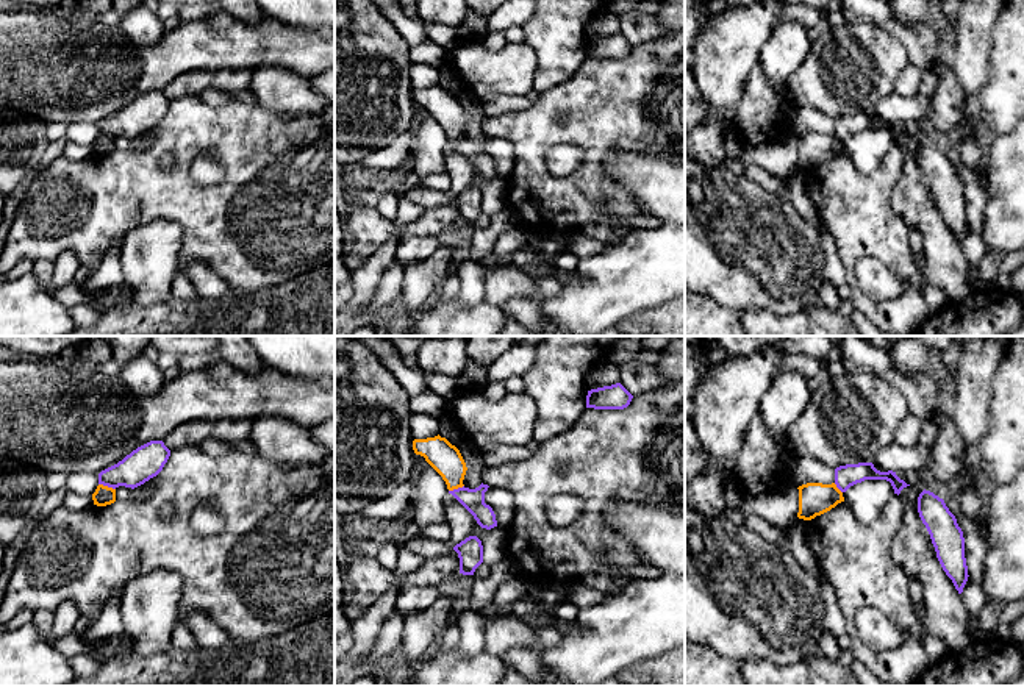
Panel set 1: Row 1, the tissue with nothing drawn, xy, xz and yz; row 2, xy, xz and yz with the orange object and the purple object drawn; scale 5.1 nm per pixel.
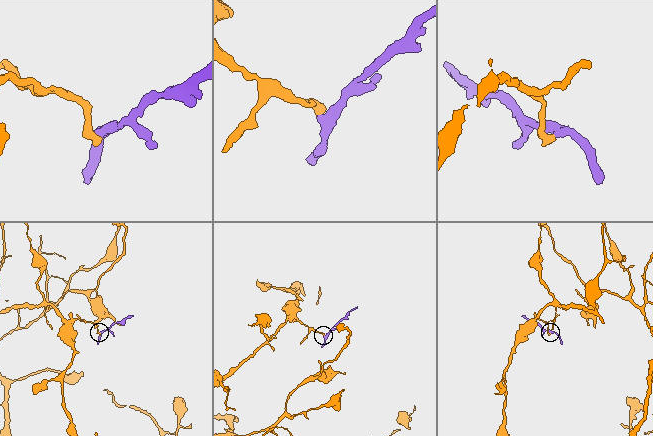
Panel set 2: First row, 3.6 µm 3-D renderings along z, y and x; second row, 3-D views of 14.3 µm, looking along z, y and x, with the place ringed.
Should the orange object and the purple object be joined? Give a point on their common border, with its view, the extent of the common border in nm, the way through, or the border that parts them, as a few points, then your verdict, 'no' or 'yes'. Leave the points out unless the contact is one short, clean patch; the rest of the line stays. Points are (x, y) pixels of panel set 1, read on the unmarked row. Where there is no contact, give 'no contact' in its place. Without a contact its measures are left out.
meets orange in xy at (107, 136); contact 90 nm long; border along xy (99, 133), (114, 139); no

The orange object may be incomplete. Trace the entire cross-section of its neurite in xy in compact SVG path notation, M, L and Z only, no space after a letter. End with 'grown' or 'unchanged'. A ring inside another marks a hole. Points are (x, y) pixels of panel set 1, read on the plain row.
M98 134L92 144L94 155L106 156L116 152L116 139Z | unchanged

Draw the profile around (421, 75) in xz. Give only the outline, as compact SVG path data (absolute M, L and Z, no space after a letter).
M413 64L410 67L410 80L413 89L427 89L439 84L441 72L438 67L425 64Z

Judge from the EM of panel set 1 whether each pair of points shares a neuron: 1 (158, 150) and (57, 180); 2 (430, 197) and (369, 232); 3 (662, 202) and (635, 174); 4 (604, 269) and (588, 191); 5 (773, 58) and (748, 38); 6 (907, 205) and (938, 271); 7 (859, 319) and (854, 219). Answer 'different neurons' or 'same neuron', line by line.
1: same neuron
2: different neurons
3: same neuron
4: different neurons
5: different neurons
6: same neuron
7: different neurons

